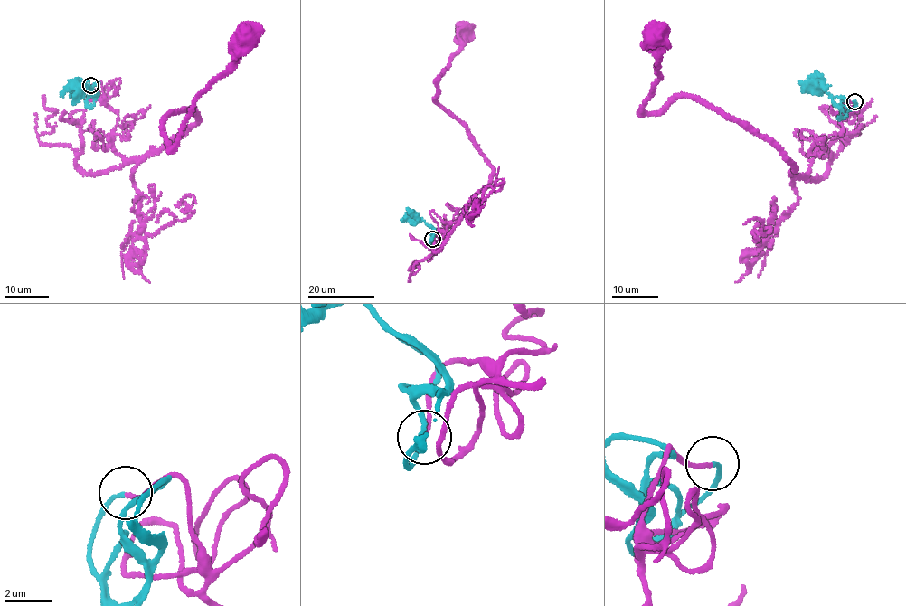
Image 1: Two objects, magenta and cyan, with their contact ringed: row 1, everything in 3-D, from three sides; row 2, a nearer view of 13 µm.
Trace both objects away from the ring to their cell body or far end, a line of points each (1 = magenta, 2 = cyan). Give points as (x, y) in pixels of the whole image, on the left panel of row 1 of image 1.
1: (89, 85), (118, 114), (125, 158), (198, 116), (165, 119), (172, 148), (247, 35)
2: (89, 85), (85, 99), (90, 92), (95, 97), (97, 93), (80, 84), (67, 86), (60, 96)

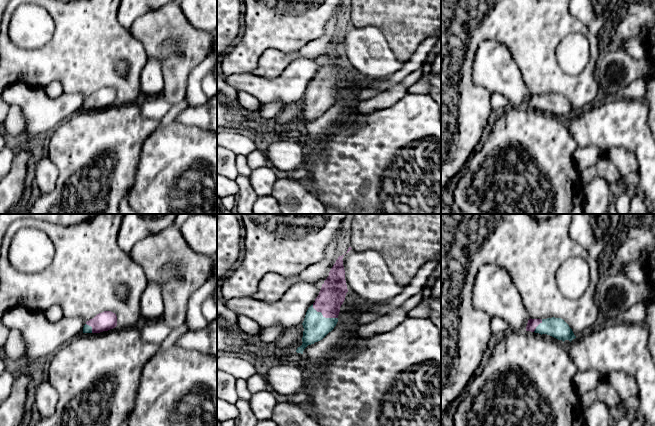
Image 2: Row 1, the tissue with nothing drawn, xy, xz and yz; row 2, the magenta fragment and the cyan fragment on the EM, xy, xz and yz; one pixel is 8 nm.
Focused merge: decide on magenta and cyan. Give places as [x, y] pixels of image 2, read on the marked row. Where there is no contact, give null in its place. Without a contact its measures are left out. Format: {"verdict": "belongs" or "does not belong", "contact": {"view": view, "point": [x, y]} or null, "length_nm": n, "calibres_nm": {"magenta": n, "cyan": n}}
{"verdict": "belongs", "contact": {"view": "xz", "point": [324, 316]}, "length_nm": 240, "calibres_nm": {"magenta": 200, "cyan": 200}}

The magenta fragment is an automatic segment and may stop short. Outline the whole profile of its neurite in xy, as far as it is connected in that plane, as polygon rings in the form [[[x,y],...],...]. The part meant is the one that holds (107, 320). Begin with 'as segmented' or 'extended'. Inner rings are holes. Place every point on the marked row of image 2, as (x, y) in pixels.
extended | [[[111,311],[97,314],[93,319],[86,322],[83,333],[100,333],[108,331],[117,326],[117,316]]]

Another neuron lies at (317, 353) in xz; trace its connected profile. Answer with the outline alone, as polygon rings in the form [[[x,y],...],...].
[[[350,297],[344,304],[342,310],[343,317],[337,322],[334,329],[329,332],[322,340],[308,345],[304,351],[303,356],[309,360],[309,366],[318,368],[328,358],[330,353],[336,353],[343,345],[347,337],[357,327],[356,321],[360,315],[359,306]]]

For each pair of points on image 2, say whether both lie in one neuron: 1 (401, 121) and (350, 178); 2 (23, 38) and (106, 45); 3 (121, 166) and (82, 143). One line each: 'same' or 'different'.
1: same
2: different
3: same

